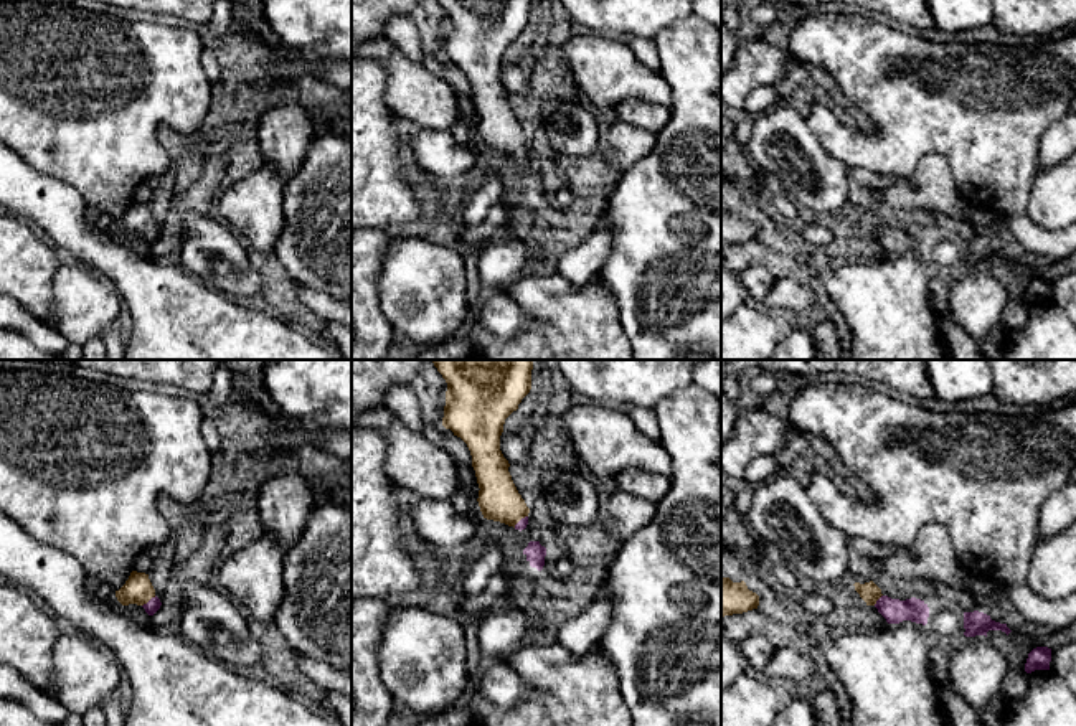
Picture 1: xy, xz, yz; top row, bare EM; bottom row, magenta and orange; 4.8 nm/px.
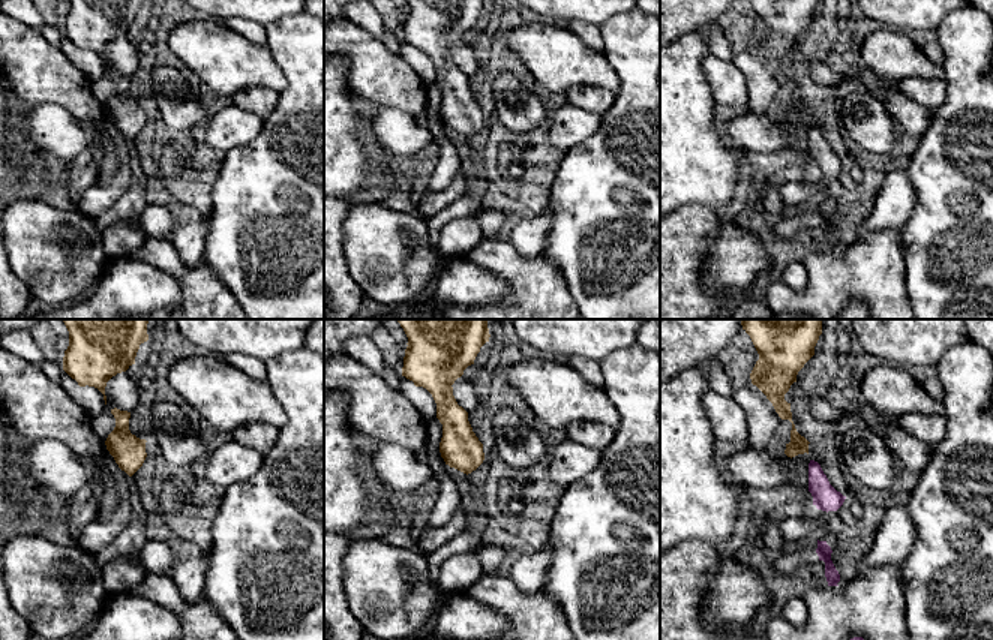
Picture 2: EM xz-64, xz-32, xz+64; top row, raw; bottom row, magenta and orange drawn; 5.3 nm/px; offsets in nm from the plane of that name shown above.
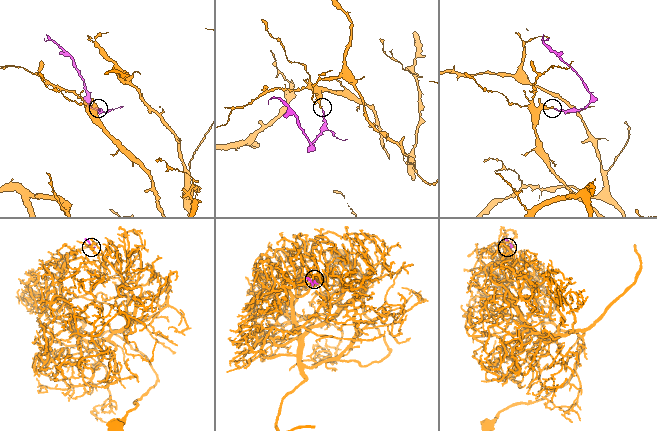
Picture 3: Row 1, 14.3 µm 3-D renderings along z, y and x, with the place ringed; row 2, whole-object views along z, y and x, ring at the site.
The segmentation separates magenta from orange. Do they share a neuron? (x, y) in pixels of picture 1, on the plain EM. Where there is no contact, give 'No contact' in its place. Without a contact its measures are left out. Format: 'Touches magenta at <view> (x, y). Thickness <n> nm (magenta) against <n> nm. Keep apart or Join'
Touches magenta at xy (151, 230). Thickness 70 nm (magenta) against 140 nm. Join

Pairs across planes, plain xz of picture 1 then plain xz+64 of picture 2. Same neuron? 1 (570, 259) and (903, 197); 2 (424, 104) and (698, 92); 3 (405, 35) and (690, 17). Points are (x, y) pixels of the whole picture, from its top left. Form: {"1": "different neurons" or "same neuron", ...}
{"1": "same neuron", "2": "different neurons", "3": "different neurons"}

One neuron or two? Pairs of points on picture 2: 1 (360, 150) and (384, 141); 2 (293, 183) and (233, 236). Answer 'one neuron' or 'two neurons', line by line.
1: two neurons
2: one neuron

